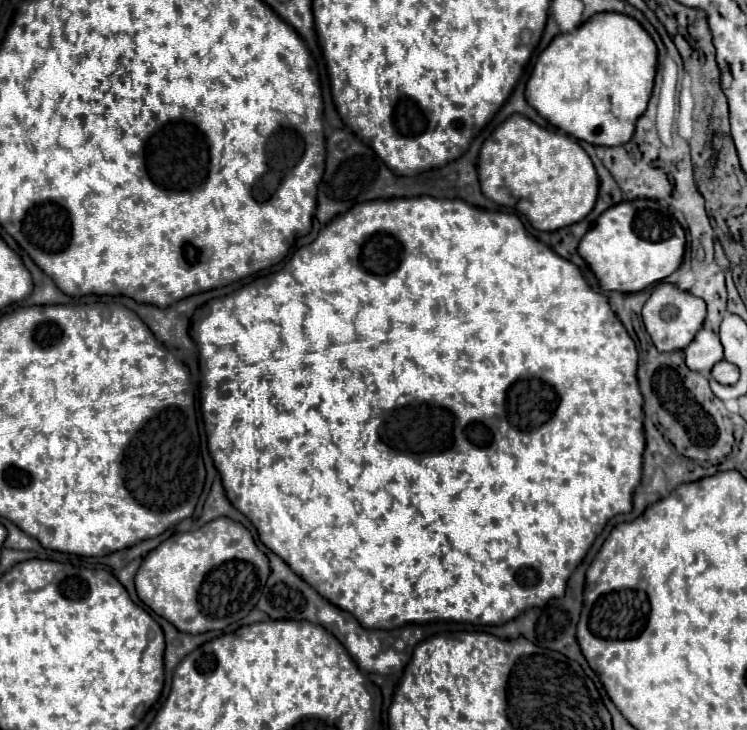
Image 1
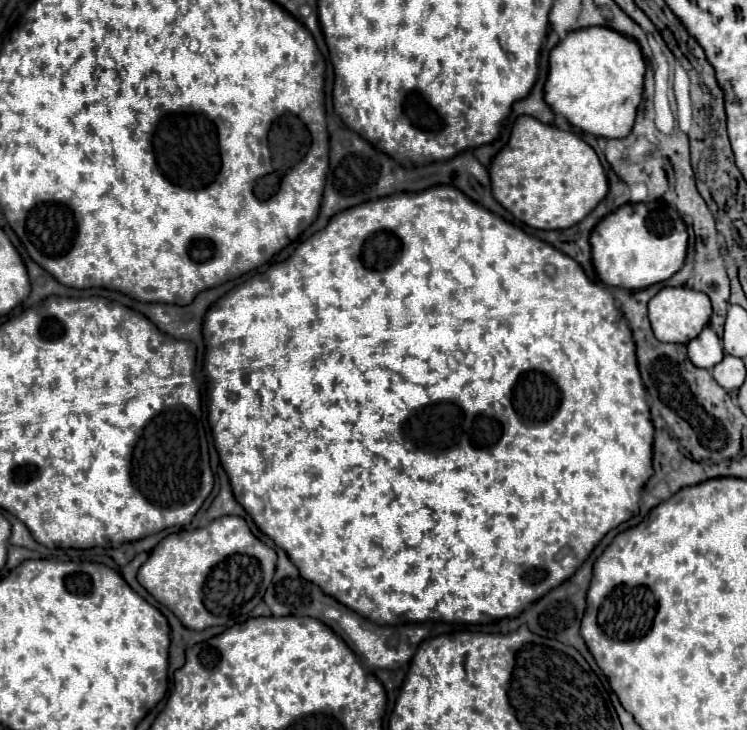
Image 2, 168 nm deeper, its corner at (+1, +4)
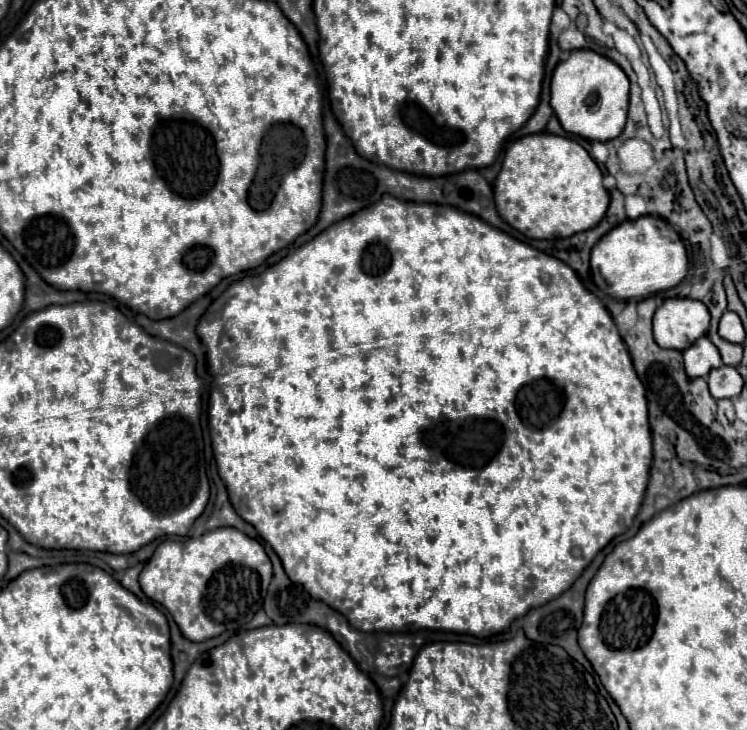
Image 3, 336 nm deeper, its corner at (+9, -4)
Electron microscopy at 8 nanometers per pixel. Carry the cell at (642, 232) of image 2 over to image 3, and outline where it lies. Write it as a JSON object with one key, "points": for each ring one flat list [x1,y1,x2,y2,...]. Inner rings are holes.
{"points":[[651,215,639,217,635,221,631,221,631,219,623,221,621,225,613,227,607,235,603,235,591,251,593,279,595,279,597,287,603,293,611,295,613,299,645,299,659,291,669,291,683,281,683,277,687,275,687,269,689,269,689,261,687,261,687,251,685,251,683,239,675,233,675,229,665,219,657,219]]}

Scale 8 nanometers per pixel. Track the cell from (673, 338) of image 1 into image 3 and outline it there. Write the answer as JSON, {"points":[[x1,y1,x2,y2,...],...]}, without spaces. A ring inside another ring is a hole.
{"points":[[667,299,653,315,653,335,665,349,685,351,709,331,709,309,695,299]]}

